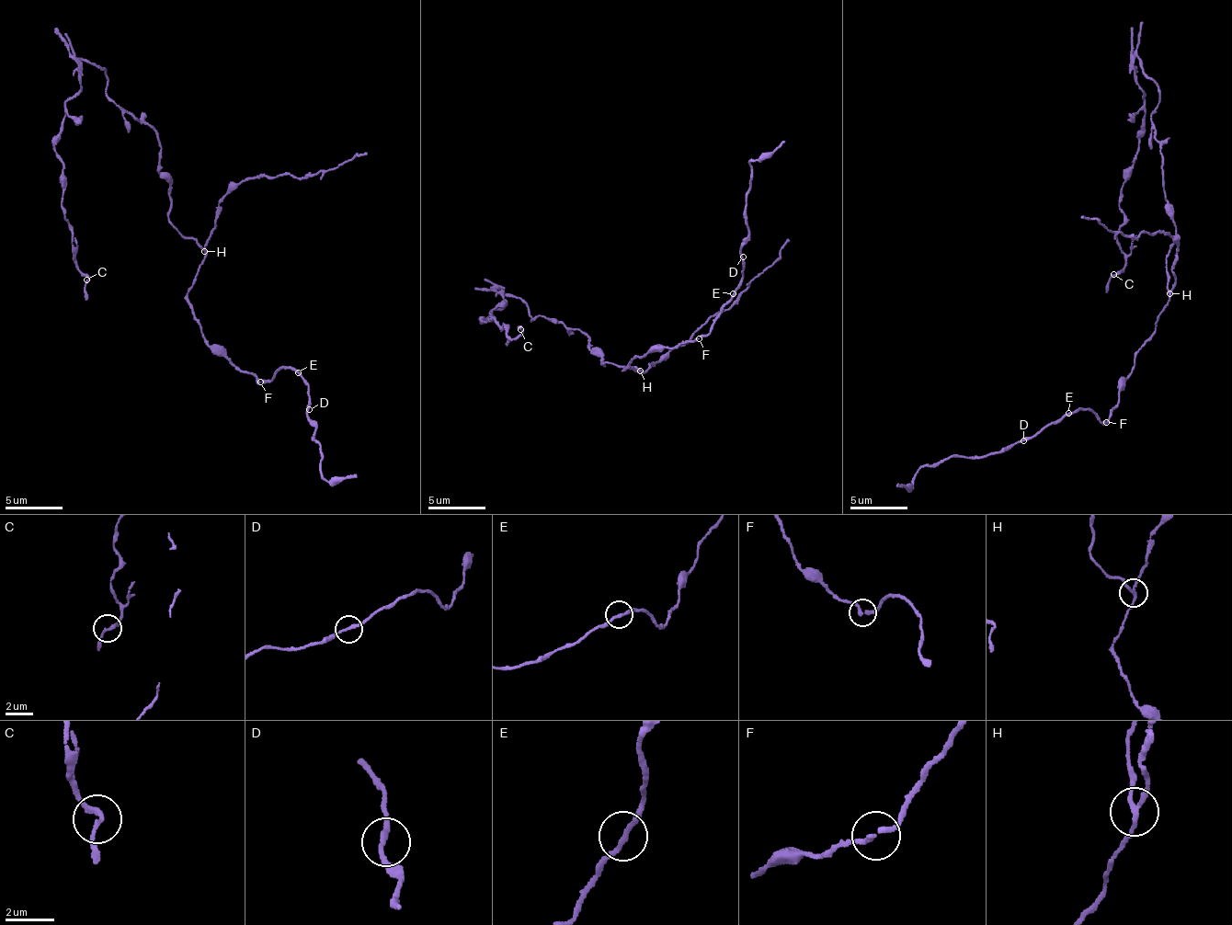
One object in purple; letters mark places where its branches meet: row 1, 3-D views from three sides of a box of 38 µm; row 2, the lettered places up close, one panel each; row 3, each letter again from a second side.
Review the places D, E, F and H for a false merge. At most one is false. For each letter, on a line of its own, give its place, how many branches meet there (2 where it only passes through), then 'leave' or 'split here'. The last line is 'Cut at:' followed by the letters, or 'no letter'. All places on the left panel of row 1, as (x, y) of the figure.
D: (309, 409) | 2 | leave
E: (298, 372) | 2 | leave
F: (260, 382) | 2 | leave
H: (204, 251) | 3 | split here
Cut at: H

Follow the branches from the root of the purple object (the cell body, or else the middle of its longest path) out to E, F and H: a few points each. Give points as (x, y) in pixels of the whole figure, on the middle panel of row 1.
E: (604, 362), (632, 366), (641, 373), (628, 367), (626, 370), (626, 364), (705, 336), (733, 293)
F: (604, 362), (632, 366), (641, 373), (628, 367), (626, 370), (626, 364), (655, 351), (700, 338)
H: (604, 362), (625, 364), (641, 371)

